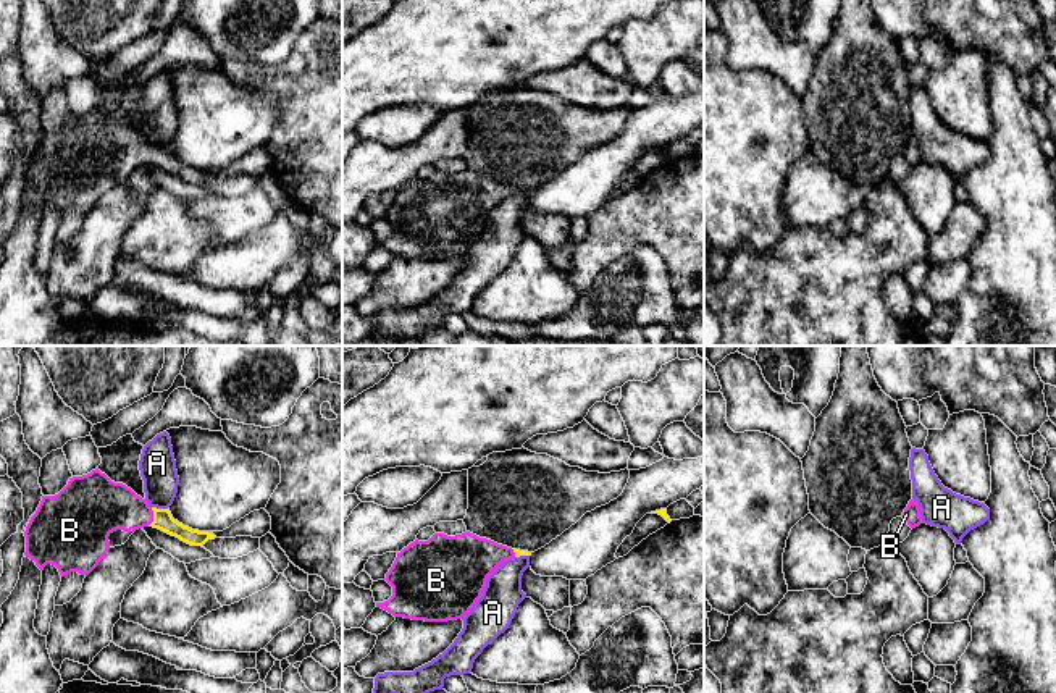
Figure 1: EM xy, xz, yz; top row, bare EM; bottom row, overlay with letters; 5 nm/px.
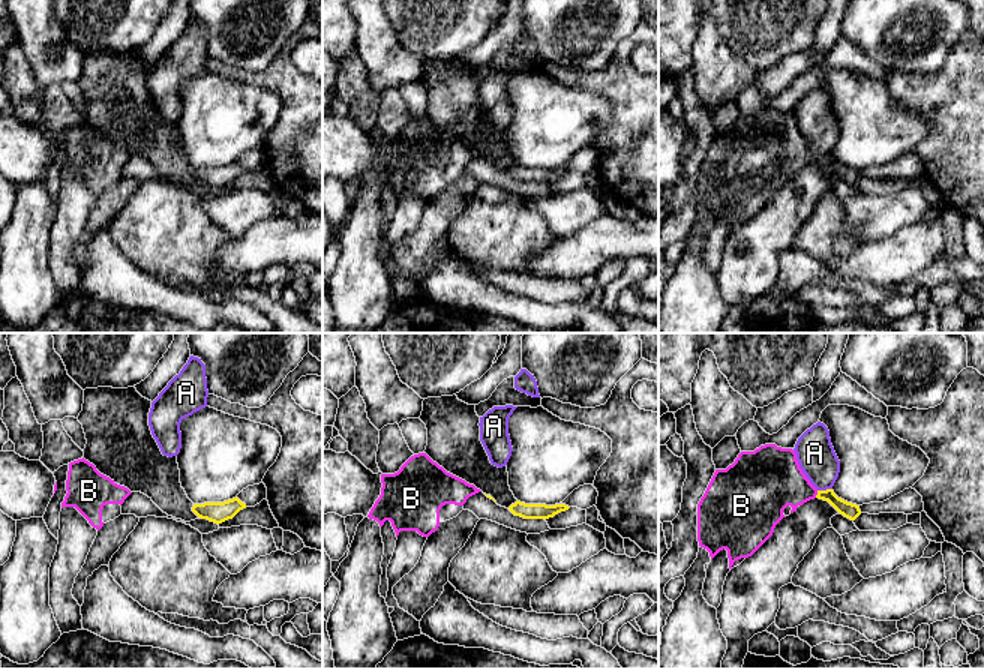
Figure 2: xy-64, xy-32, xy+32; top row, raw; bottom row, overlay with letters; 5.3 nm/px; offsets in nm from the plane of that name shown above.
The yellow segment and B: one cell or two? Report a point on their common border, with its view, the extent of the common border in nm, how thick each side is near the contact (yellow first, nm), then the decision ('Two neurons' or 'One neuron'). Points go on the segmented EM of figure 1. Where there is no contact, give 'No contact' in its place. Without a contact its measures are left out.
Touches yellow at xy (154, 517). Shared border 100 nm. Thickness 100 nm (yellow) against 260 nm. One neuron

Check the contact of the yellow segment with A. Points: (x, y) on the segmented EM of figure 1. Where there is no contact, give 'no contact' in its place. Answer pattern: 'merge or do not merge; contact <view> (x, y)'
do not merge; contact xy (160, 509)

